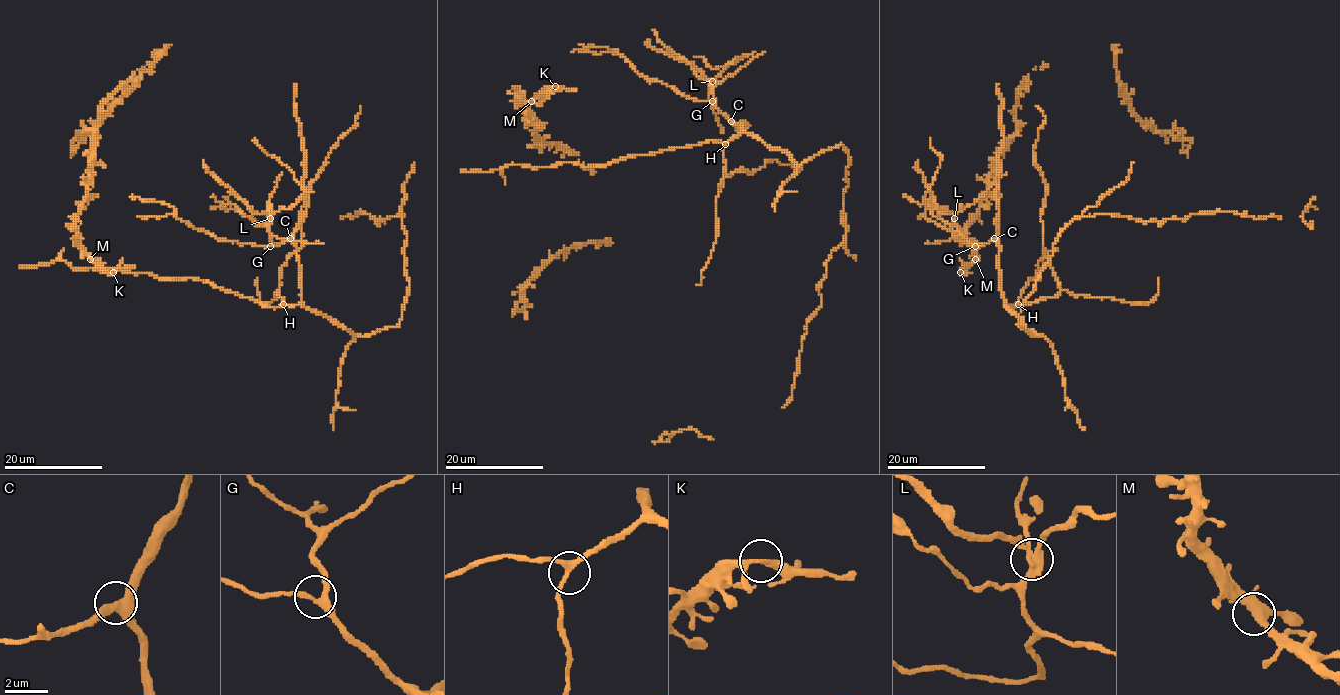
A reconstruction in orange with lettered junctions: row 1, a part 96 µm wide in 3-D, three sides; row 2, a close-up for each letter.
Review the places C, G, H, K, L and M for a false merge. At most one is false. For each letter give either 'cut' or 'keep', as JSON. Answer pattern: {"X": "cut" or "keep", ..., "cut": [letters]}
{"C": "keep", "G": "keep", "H": "keep", "K": "keep", "L": "cut", "M": "keep", "cut": ["L"]}

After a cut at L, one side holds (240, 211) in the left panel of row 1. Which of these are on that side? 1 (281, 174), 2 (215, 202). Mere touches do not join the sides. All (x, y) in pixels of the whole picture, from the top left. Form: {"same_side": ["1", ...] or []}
{"same_side": ["2"]}

